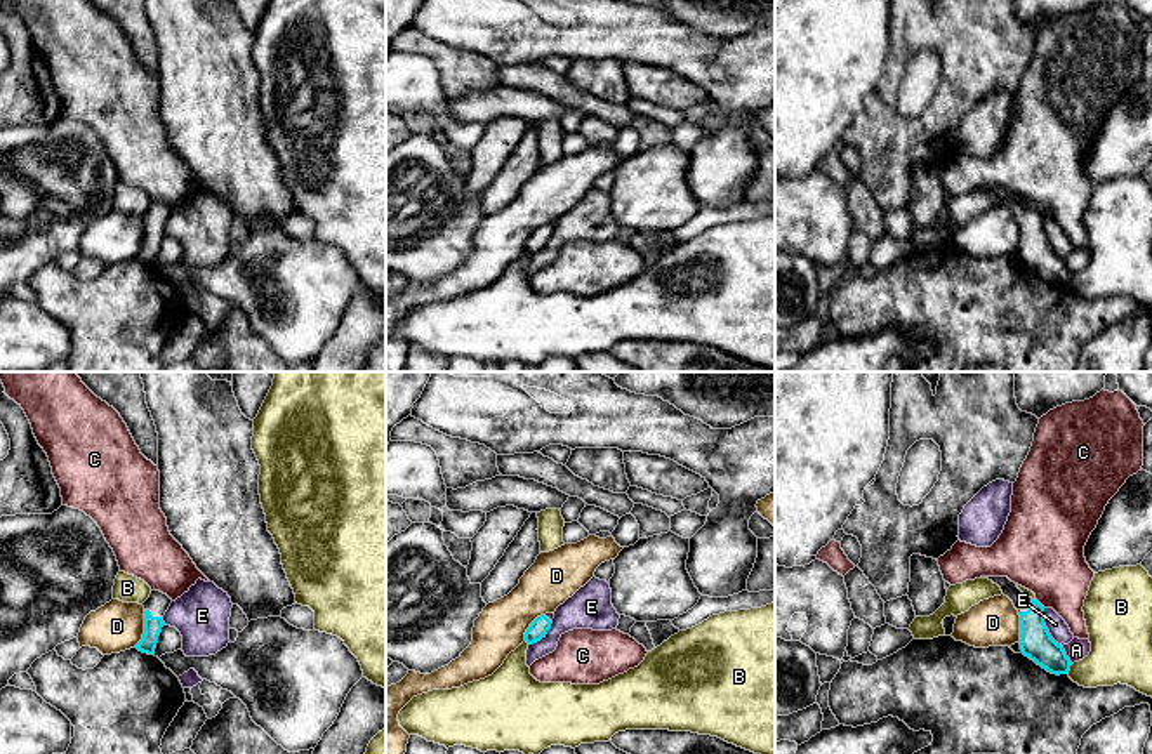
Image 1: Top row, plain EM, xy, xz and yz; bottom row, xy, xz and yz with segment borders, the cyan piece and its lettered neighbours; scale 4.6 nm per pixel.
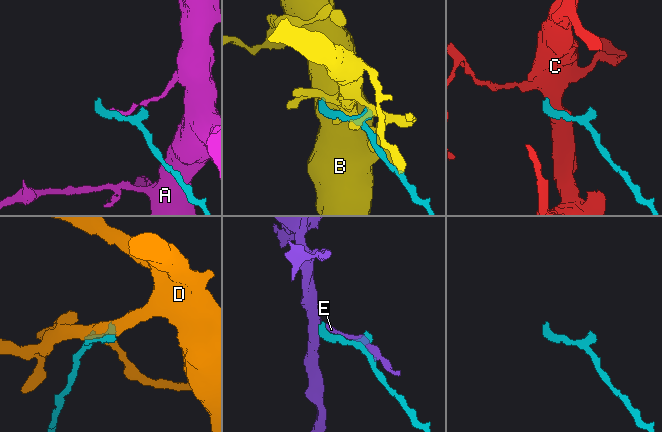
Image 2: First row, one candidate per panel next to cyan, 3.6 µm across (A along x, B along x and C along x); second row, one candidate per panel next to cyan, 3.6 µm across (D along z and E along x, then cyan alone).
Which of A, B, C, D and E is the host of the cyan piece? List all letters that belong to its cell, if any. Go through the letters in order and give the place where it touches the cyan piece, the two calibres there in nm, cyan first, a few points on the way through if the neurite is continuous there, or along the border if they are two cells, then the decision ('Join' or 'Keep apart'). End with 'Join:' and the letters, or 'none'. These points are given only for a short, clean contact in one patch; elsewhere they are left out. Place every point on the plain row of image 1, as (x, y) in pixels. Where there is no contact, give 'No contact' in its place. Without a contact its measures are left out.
A: Touches cyan at yz (1065, 266). Thickness 150 nm (cyan) against 100 nm. Keep apart
B: Touches cyan at yz (1069, 280). Thickness 150 nm (cyan) against 280 nm. Keep apart
C: Touches cyan at yz (1039, 214). Thickness 150 nm (cyan) against 380 nm. Keep apart
D: Touches cyan at xy (145, 240). Thickness 80 nm (cyan) against 240 nm. Keep apart
E: Touches cyan at yz (1046, 238). Thickness 150 nm (cyan) against 90 nm. Keep apart
Join: none

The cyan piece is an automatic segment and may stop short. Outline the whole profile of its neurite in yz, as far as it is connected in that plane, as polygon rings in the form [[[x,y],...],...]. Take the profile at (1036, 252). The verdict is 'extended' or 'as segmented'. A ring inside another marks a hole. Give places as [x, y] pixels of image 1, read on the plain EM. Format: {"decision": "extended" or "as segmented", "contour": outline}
{"decision": "extended", "contour": [[[980,188],[980,189],[989,189],[994,195],[997,195],[1001,198],[1003,205],[1008,207],[1013,212],[1015,219],[1018,221],[1018,226],[1020,226],[1020,261],[1022,261],[1022,264],[1051,285],[1056,285],[1056,287],[1069,285],[1072,273],[1067,268],[1063,257],[1058,255],[1051,248],[1051,245],[1049,245],[1049,241],[1044,235],[1044,217],[1037,210],[1025,207],[1016,198],[1016,195],[1011,193],[1008,188]]]}

